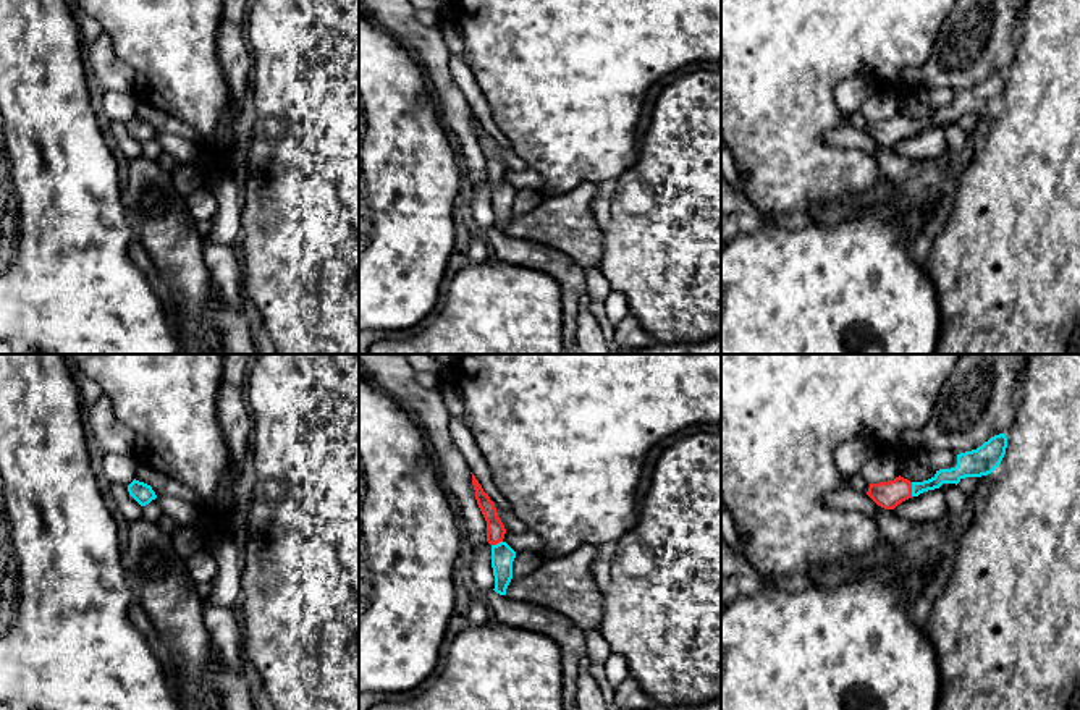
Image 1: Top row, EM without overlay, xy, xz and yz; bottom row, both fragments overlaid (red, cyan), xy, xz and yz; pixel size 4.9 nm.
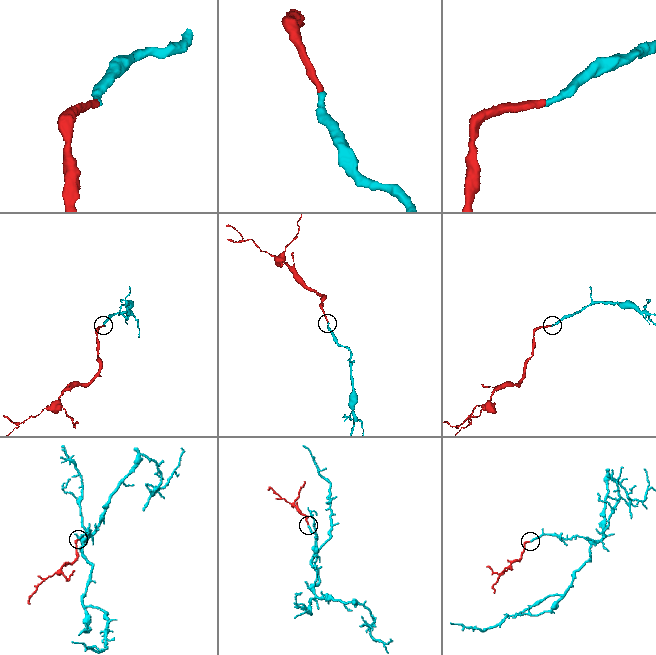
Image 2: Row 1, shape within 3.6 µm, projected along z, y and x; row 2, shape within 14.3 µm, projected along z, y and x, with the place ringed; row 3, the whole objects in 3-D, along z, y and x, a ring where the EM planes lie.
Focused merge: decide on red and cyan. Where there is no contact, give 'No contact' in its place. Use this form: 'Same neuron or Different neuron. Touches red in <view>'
Same neuron. Touches red in yz

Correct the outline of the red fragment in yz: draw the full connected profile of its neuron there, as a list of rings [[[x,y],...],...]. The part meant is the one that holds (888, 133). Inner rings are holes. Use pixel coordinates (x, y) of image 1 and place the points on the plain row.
[[[1006,71],[991,74],[981,84],[957,92],[957,104],[939,107],[923,120],[910,120],[896,115],[889,120],[870,121],[867,133],[881,146],[894,147],[902,139],[918,134],[923,129],[939,126],[943,121],[959,121],[965,115],[981,115],[991,112],[1002,99],[1007,86]]]

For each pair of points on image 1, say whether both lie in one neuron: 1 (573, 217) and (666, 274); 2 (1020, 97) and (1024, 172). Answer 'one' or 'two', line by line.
1: two
2: one

